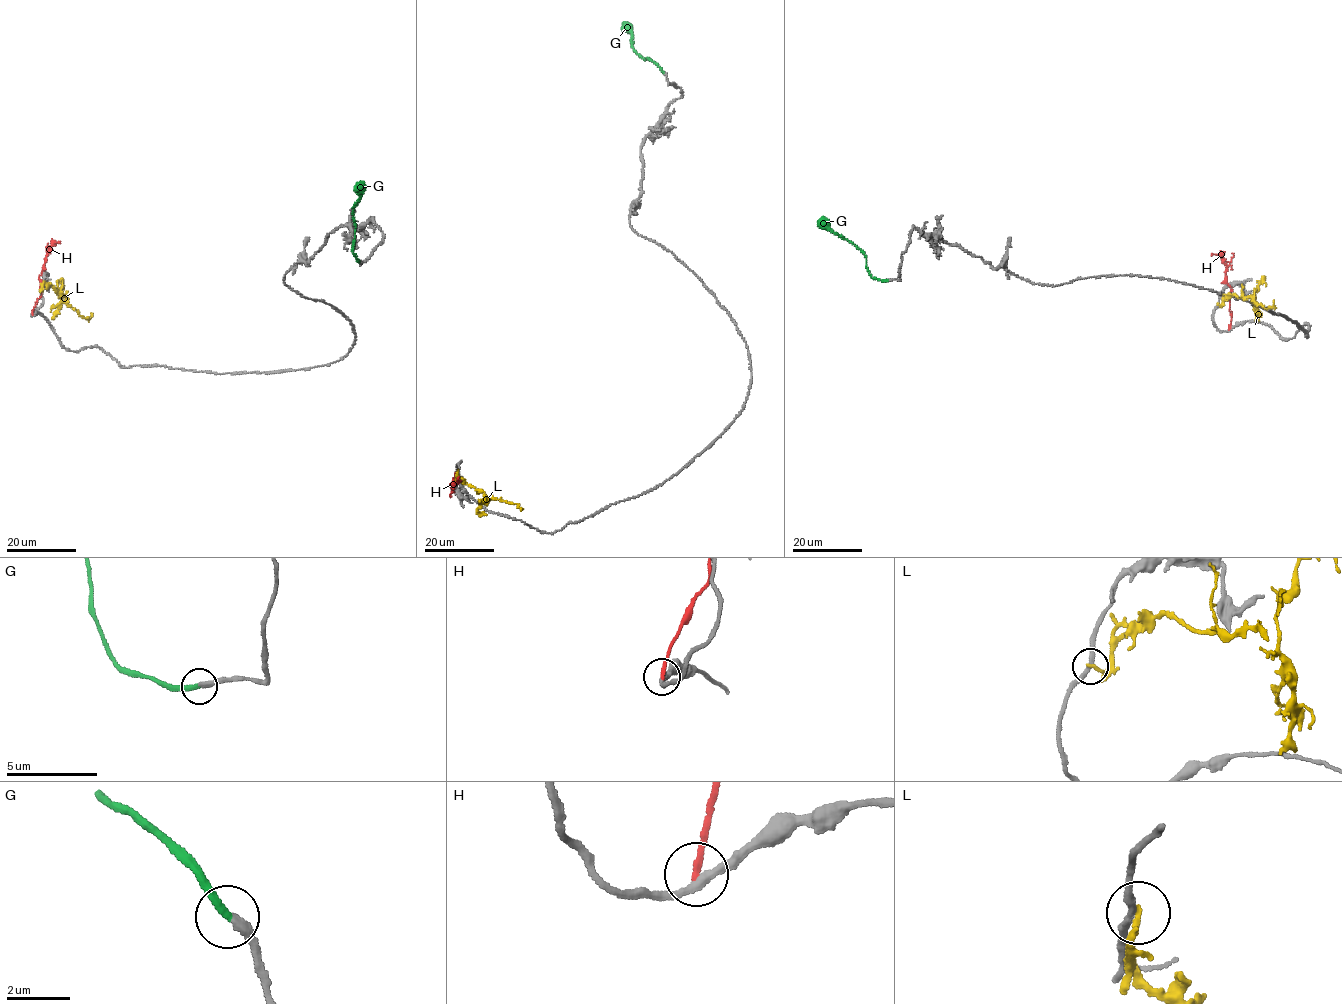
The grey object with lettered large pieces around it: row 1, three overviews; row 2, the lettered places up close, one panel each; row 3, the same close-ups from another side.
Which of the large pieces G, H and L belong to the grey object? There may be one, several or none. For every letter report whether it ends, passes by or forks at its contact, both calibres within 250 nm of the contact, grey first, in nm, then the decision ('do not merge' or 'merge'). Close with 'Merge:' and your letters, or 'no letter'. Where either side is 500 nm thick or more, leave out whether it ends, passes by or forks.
G: it ends; calibres 320 and 280 nm; merge
H: it ends; calibres 240 and 190 nm; do not merge
L: it ends; calibres 240 and 170 nm; do not merge
Merge: G

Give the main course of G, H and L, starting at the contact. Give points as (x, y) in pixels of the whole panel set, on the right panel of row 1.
G: (887, 281), (870, 275), (865, 254), (829, 231), (820, 219)
H: (1228, 329), (1228, 295), (1231, 288), (1225, 279), (1226, 264), (1221, 256), (1211, 254)
L: (1218, 304), (1222, 304), (1224, 297), (1233, 294), (1251, 298), (1268, 309), (1273, 300)

